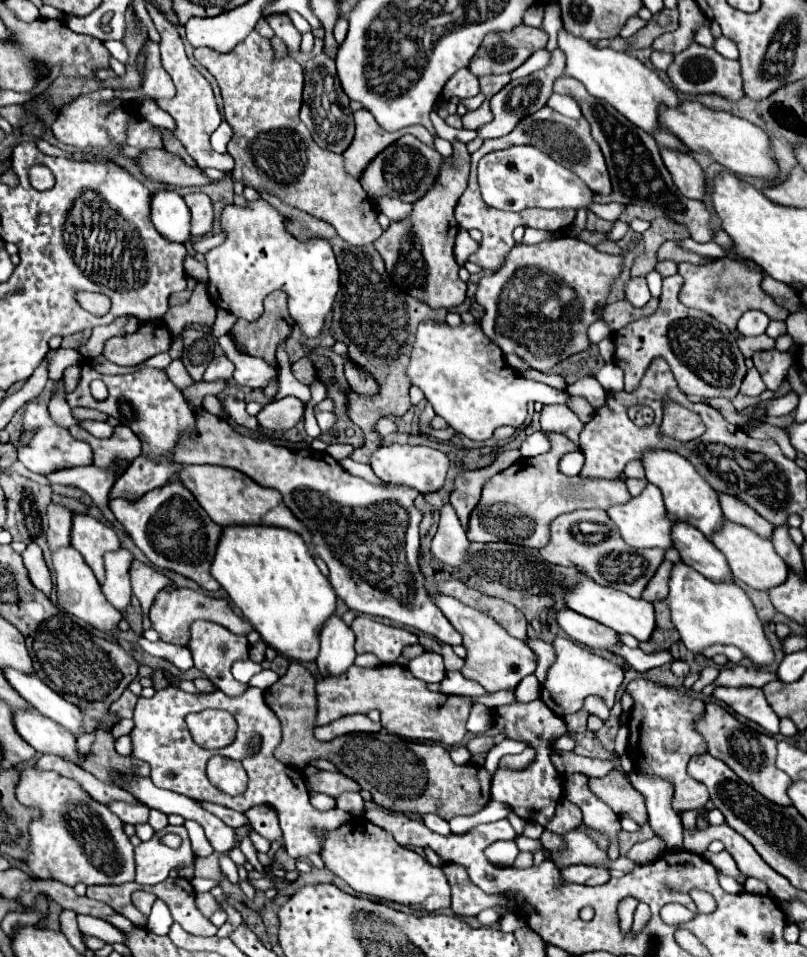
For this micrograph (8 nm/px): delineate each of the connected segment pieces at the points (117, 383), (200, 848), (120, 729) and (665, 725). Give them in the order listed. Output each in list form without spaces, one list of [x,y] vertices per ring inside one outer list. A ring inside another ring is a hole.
[[[88,362],[82,364],[82,378],[78,388],[66,396],[68,404],[74,406],[86,406],[86,408],[96,408],[112,418],[116,418],[118,422],[126,424],[142,442],[144,454],[138,456],[136,460],[132,460],[132,464],[128,466],[128,470],[114,482],[112,490],[108,492],[108,498],[124,498],[124,500],[138,500],[144,492],[150,492],[158,486],[164,486],[170,476],[176,474],[176,462],[170,460],[170,456],[176,452],[176,444],[182,436],[190,436],[196,428],[196,414],[190,410],[188,402],[184,400],[182,392],[176,390],[176,386],[172,386],[172,382],[168,380],[164,370],[156,370],[156,368],[138,368],[136,372],[124,374],[124,376],[102,376],[96,370],[92,370],[92,366]],[[94,378],[100,378],[106,388],[108,388],[108,398],[98,402],[92,394],[90,394],[90,382]]]
[[[186,820],[184,826],[188,828],[188,836],[192,842],[192,850],[196,856],[210,856],[212,854],[212,846],[208,842],[208,838],[204,836],[204,830],[200,830],[200,826],[192,820]]]
[[[123,718],[121,719],[111,730],[112,737],[114,740],[117,740],[119,737],[123,735],[127,735],[130,733],[134,726],[132,719]]]
[[[642,678],[632,680],[626,686],[626,692],[634,700],[628,718],[630,738],[626,750],[628,758],[634,764],[634,770],[670,782],[674,786],[672,808],[677,813],[704,808],[708,802],[708,790],[704,784],[692,780],[686,772],[686,766],[692,756],[708,752],[706,740],[696,730],[696,722],[704,716],[704,702],[698,698],[680,696],[676,690],[662,688]]]

